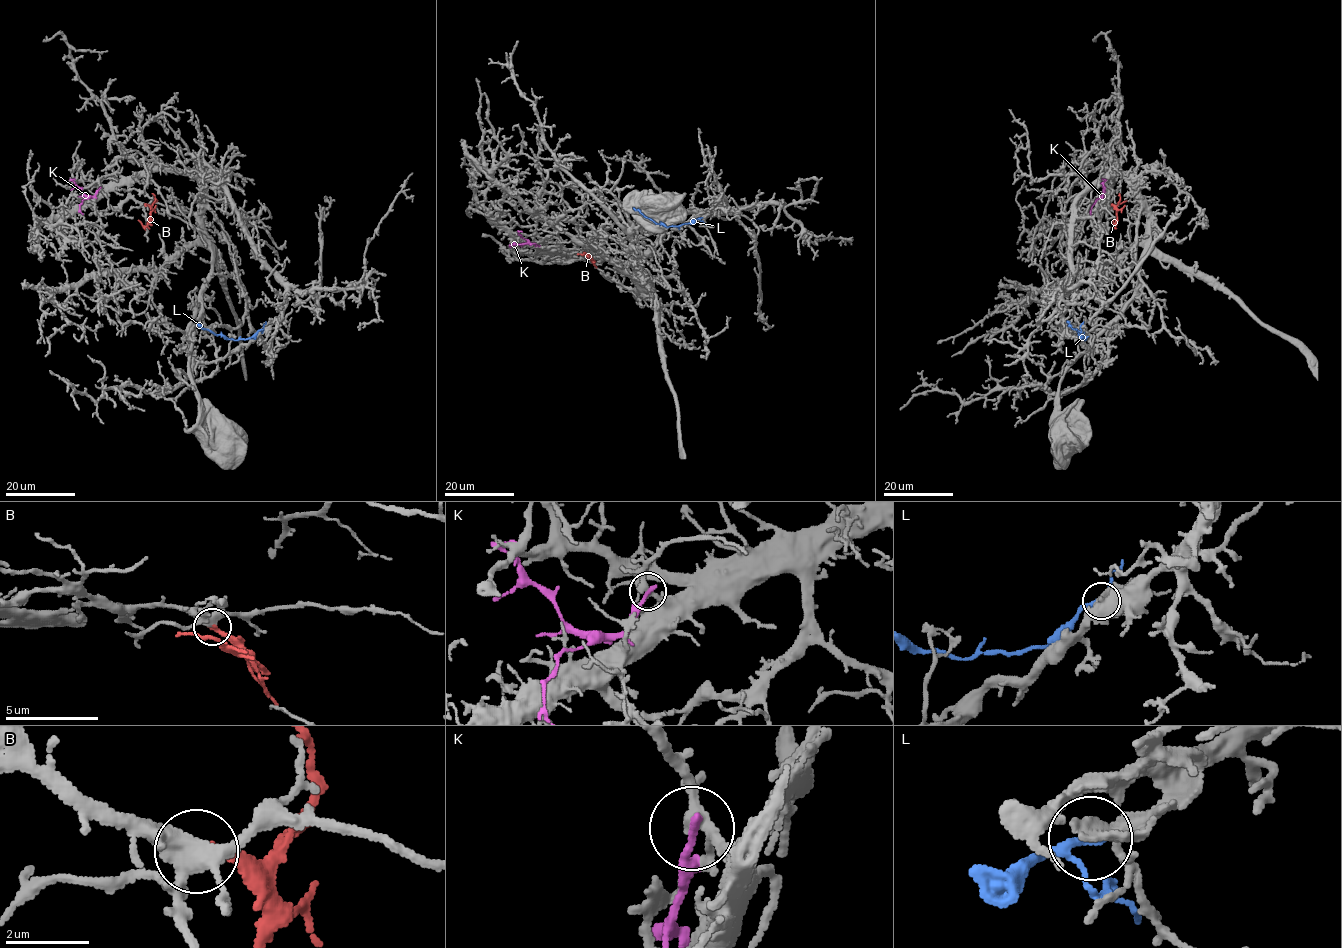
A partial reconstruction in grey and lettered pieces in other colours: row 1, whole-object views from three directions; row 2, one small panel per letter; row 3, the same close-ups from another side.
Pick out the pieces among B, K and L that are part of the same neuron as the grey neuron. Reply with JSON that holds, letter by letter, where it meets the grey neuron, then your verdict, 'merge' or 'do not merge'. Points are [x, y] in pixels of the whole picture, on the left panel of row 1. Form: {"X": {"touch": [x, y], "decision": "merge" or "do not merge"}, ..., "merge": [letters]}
{"B": {"touch": [145, 204], "decision": "merge"}, "K": {"touch": [99, 188], "decision": "do not merge"}, "L": {"touch": [262, 329], "decision": "do not merge"}, "merge": ["B"]}

